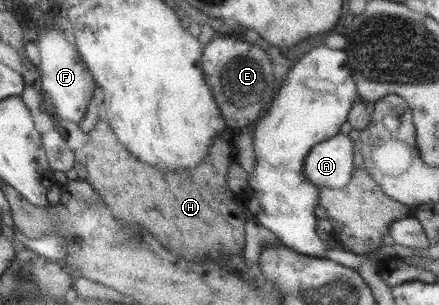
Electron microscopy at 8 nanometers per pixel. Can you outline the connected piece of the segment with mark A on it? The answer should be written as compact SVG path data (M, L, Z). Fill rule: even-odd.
M336 134L308 152L302 170L316 187L342 189L350 181L355 169L352 159L354 146L346 134Z

